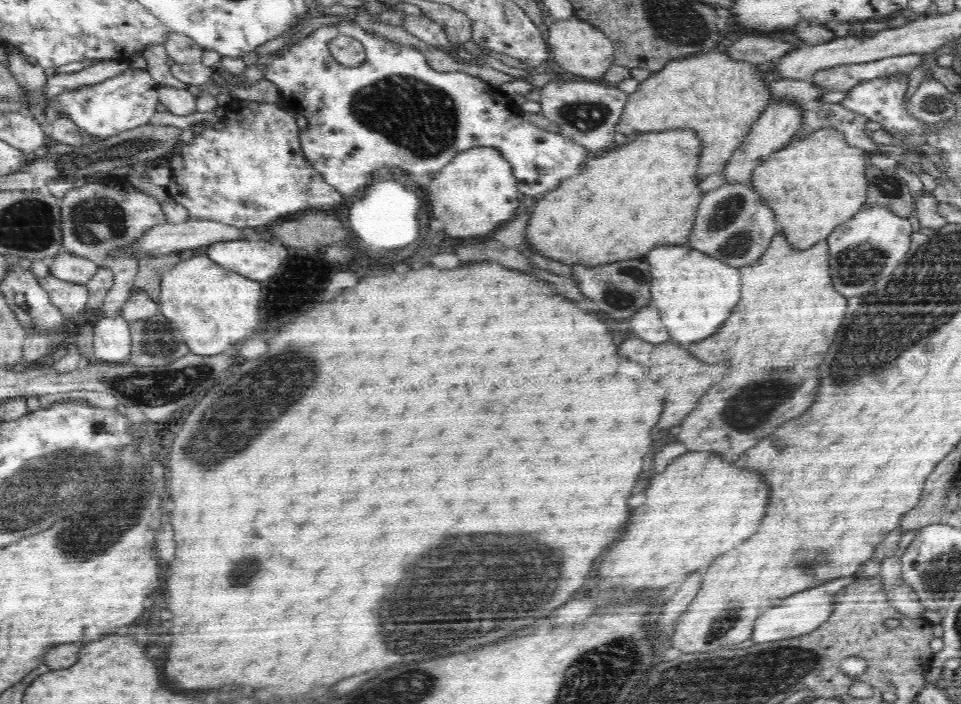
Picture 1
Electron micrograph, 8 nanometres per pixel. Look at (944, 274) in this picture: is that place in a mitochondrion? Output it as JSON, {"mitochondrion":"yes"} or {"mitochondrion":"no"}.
{"mitochondrion":"yes"}

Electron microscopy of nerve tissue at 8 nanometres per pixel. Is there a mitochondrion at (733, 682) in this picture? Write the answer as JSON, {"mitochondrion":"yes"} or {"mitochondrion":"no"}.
{"mitochondrion":"yes"}

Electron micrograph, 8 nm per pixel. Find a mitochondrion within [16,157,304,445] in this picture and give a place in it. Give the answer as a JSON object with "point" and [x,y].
{"point":[156,387]}

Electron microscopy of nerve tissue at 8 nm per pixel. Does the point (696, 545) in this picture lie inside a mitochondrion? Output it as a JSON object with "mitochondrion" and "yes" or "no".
{"mitochondrion":"no"}

